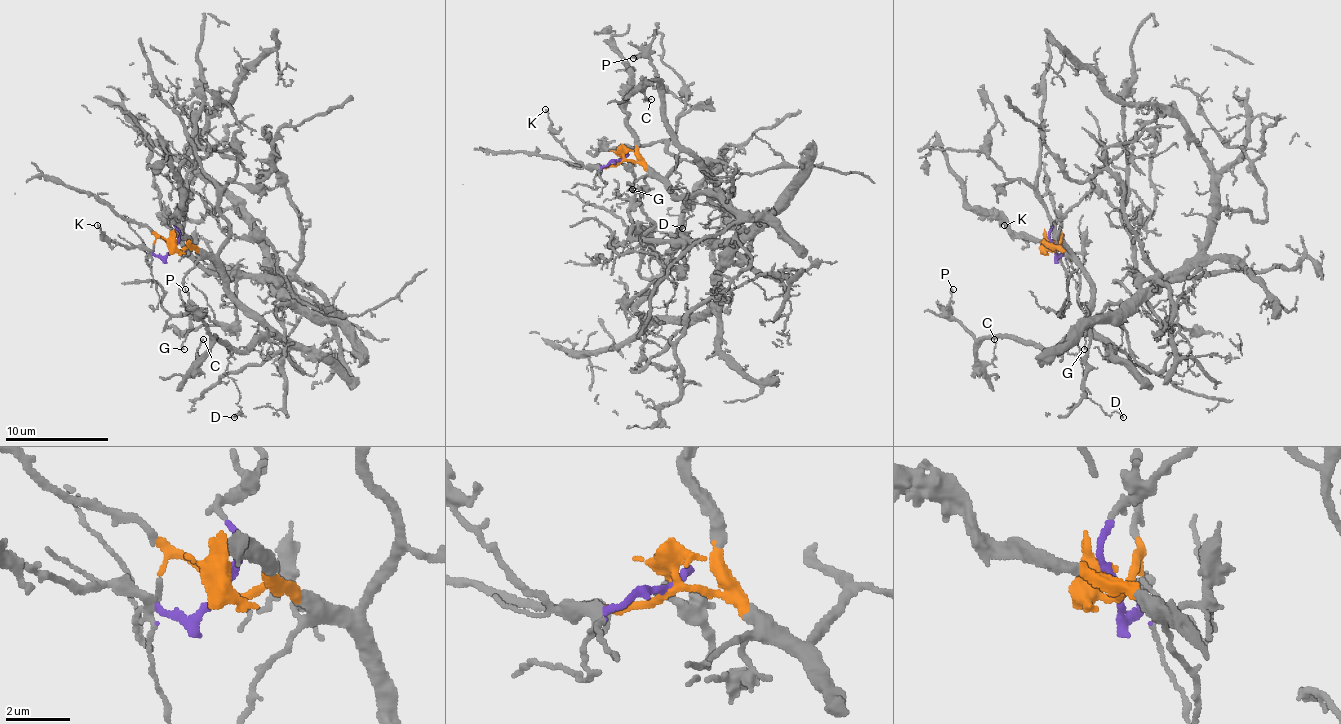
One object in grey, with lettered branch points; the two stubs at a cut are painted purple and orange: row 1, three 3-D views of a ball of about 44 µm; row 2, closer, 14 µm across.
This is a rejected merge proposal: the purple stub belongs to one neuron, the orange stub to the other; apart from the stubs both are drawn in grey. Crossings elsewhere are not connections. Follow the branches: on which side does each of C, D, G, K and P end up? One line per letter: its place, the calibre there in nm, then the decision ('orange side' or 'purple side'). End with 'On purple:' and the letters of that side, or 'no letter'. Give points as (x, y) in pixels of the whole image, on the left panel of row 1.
C: place (203, 339); calibre 100 nm; orange side
D: place (234, 417); calibre 120 nm; orange side
G: place (184, 349); calibre 110 nm; orange side
K: place (97, 225); calibre 110 nm; purple side
P: place (185, 289); calibre 130 nm; orange side
On purple: K

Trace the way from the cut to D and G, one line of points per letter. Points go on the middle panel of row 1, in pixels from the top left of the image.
D: (622, 161), (650, 167), (674, 195), (715, 192), (715, 179), (681, 151), (681, 229)
G: (622, 161), (640, 164), (648, 172), (632, 185), (627, 182), (637, 192), (632, 190)

